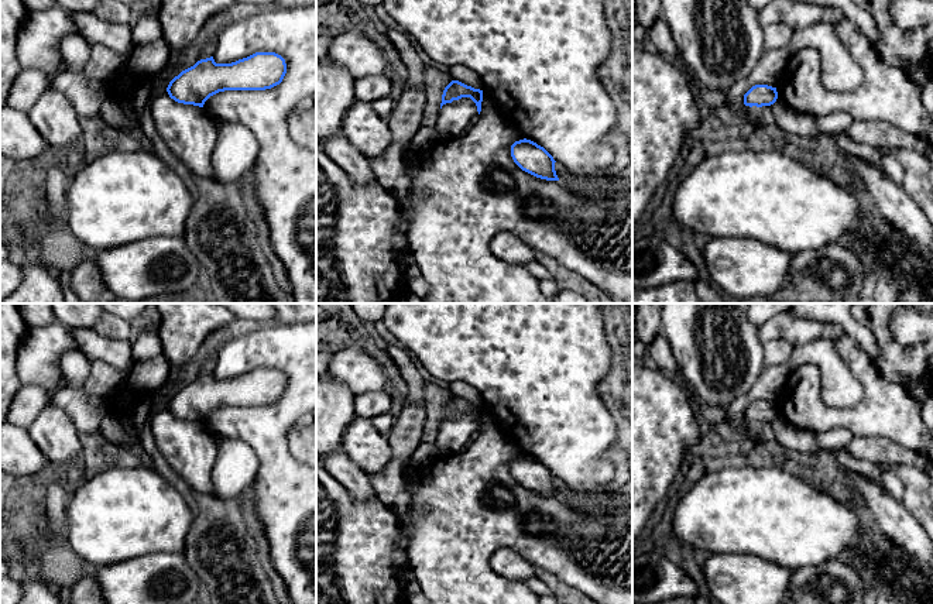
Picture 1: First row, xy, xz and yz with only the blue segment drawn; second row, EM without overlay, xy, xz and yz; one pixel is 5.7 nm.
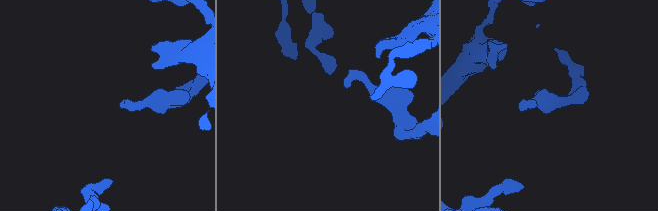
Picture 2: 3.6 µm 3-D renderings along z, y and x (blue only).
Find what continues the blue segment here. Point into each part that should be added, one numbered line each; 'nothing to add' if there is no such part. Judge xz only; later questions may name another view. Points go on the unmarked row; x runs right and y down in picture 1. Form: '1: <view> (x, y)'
nothing to add

